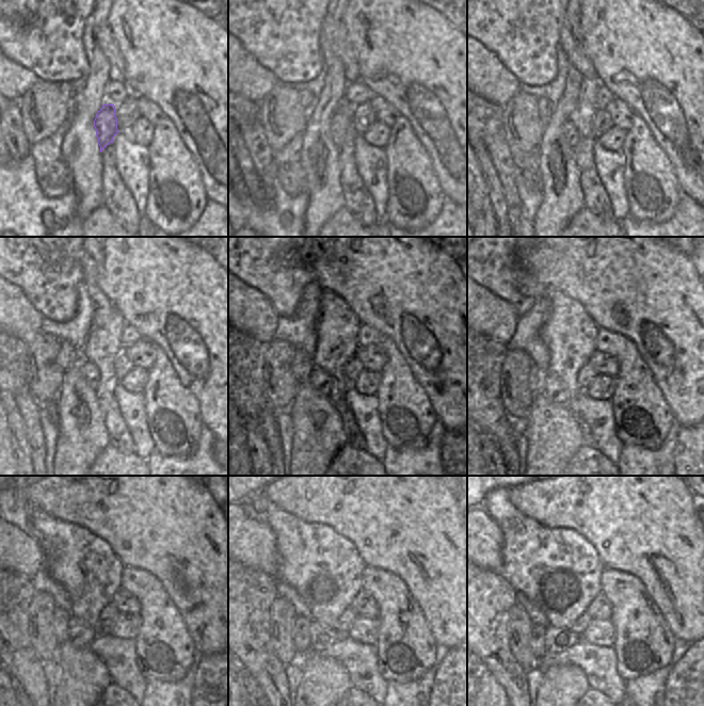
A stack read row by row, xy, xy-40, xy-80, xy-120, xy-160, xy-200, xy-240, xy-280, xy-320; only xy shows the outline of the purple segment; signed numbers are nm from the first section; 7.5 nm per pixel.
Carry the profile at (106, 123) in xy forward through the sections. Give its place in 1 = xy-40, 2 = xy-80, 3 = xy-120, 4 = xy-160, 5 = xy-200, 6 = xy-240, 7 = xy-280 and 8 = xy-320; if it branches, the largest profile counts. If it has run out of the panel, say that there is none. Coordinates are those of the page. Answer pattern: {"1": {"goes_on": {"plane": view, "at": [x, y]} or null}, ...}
{"1": {"goes_on": {"plane": "xy-40", "at": [340, 122]}}, "2": {"goes_on": {"plane": "xy-80", "at": [570, 130]}}, "3": {"goes_on": {"plane": "xy-120", "at": [92, 373]}}, "4": {"goes_on": {"plane": "xy-160", "at": [318, 380]}}, "5": {"goes_on": {"plane": "xy-200", "at": [555, 388]}}, "6": {"goes_on": {"plane": "xy-240", "at": [80, 635]}}, "7": {"goes_on": {"plane": "xy-280", "at": [320, 638]}}, "8": {"goes_on": {"plane": "xy-320", "at": [557, 640]}}}

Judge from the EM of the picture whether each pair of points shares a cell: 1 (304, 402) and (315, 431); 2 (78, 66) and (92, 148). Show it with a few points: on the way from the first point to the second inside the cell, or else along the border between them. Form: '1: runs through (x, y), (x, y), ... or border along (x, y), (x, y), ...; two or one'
1: runs through (309, 410), (314, 416), (314, 423); one
2: border along (84, 52), (89, 65), (86, 77); two

